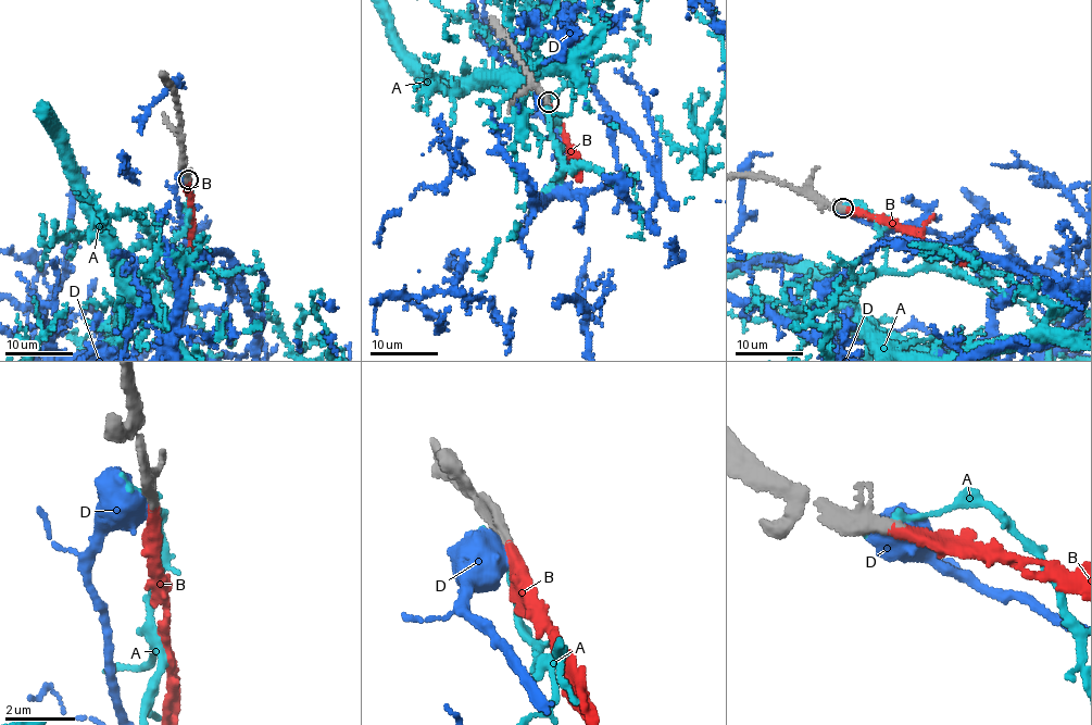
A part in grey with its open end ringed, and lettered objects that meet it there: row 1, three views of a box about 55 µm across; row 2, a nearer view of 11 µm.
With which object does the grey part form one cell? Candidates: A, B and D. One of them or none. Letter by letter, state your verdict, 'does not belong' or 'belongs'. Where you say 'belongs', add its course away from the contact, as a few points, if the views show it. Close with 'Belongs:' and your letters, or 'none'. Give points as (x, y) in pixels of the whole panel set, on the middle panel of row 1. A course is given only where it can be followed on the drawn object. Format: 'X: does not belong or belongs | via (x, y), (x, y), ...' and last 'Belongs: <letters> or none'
A: does not belong
B: belongs
D: does not belong
Belongs: B

